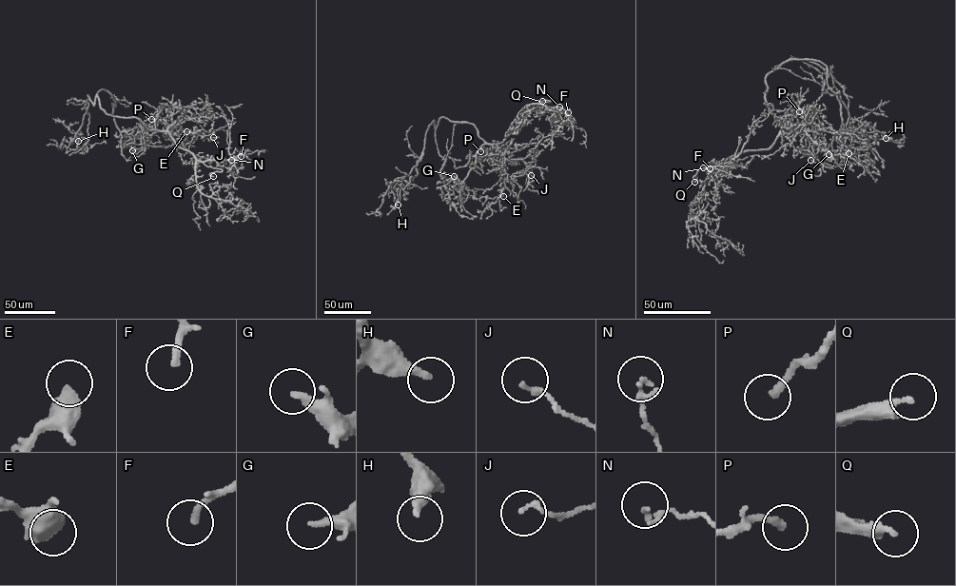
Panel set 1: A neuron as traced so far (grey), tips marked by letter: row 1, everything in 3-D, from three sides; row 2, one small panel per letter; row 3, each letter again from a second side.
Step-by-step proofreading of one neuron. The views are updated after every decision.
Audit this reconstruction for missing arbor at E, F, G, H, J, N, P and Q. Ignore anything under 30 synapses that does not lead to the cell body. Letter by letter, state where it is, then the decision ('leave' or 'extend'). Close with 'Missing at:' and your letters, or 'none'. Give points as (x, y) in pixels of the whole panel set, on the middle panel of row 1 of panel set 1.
E: at (503, 196); leave
F: at (568, 112); extend
G: at (454, 176); extend
H: at (398, 205); leave
J: at (531, 175); leave
N: at (559, 107); leave
P: at (480, 151); extend
Q: at (542, 101); extend
Missing at: F, G, P, Q

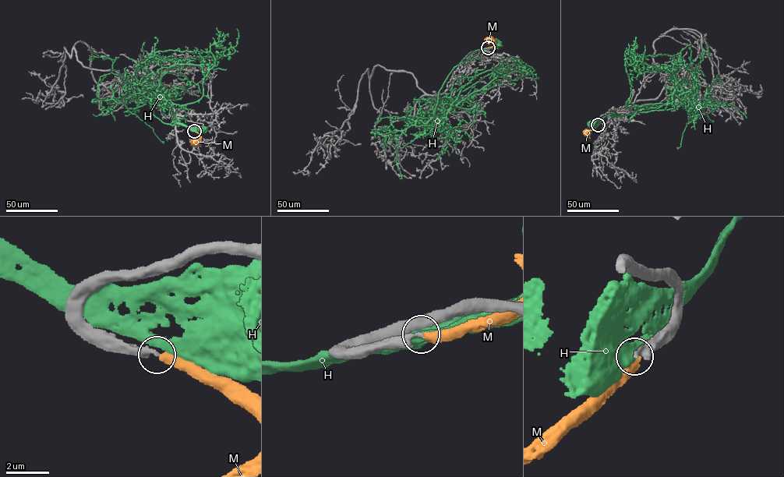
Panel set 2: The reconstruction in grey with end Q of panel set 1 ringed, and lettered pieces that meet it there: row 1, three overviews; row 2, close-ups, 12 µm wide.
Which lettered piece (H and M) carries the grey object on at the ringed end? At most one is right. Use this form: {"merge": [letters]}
{"merge": ["M"]}

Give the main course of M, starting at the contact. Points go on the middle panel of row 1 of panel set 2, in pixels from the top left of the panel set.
M: (488, 48), (493, 45), (490, 39)

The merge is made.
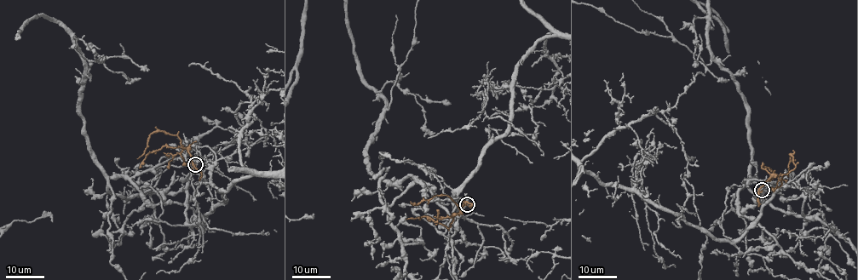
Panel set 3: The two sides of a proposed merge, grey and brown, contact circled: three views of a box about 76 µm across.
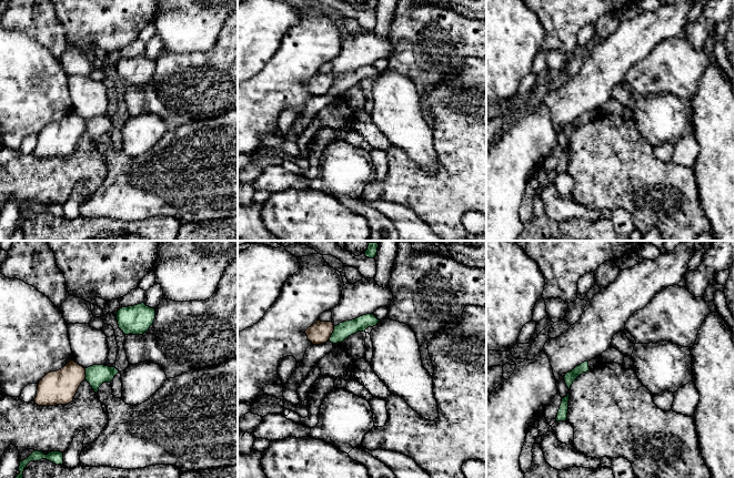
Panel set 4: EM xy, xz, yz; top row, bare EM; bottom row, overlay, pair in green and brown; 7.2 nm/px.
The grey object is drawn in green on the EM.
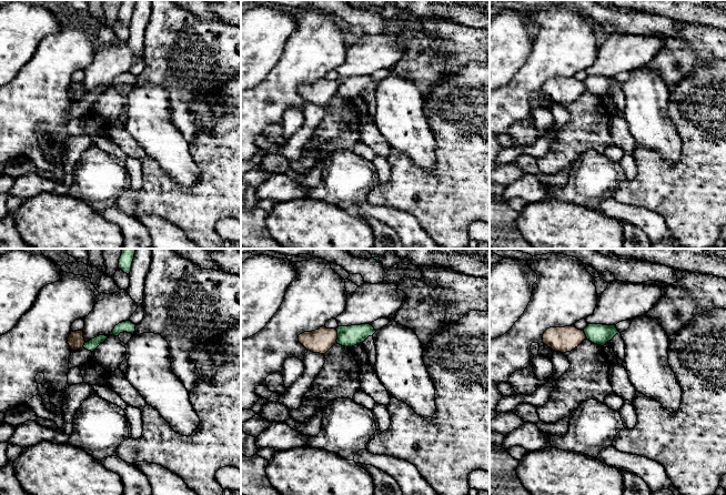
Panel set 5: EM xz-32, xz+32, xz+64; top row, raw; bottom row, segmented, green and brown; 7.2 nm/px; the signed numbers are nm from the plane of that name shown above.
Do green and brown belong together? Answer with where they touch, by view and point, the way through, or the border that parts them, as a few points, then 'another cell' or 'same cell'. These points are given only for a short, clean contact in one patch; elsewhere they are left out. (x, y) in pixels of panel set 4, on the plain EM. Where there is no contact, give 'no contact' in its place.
contact xz (332, 84); border xz (334, 78), (328, 91); another cell

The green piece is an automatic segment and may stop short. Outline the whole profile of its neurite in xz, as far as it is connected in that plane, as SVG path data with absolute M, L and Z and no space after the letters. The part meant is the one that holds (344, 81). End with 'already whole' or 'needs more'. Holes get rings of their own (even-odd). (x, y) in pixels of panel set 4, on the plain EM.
M366 65L355 71L340 74L334 78L334 82L329 92L333 95L342 94L349 88L358 83L365 83L368 79L373 79L379 73L380 71L377 71L373 65Z; already whole

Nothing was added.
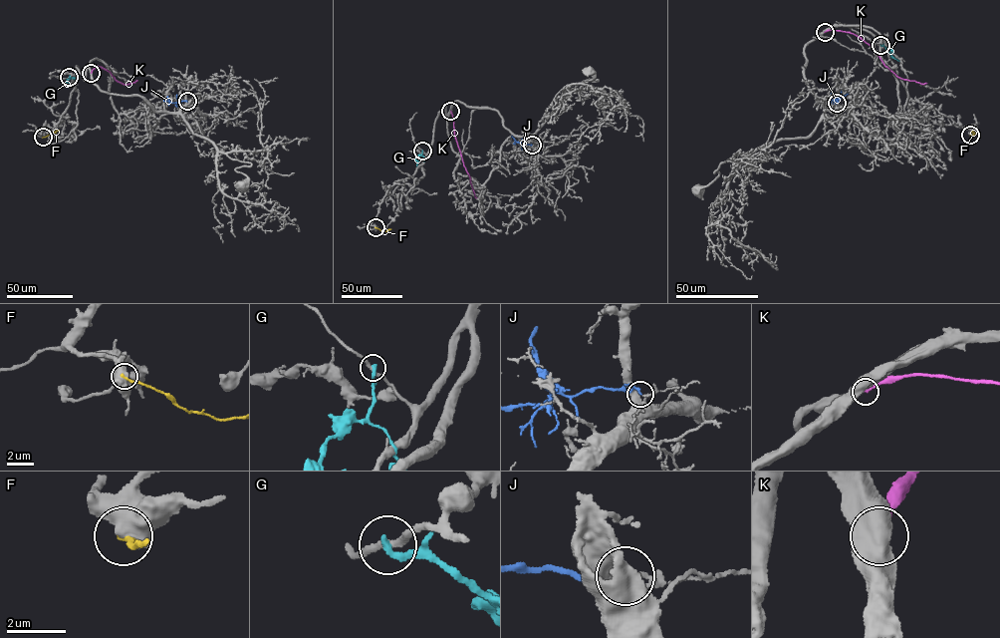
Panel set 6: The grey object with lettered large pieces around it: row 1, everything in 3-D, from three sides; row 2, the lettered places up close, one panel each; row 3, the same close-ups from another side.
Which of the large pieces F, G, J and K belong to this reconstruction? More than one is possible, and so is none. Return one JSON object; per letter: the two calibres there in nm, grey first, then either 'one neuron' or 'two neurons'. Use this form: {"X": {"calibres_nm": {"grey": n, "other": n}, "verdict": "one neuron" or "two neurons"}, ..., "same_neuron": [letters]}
{"F": {"calibres_nm": {"grey": 850, "other": 190}, "verdict": "two neurons"}, "G": {"calibres_nm": {"grey": 220, "other": 280}, "verdict": "two neurons"}, "J": {"calibres_nm": {"grey": 180, "other": 120}, "verdict": "two neurons"}, "K": {"calibres_nm": {"grey": 750, "other": 150}, "verdict": "two neurons"}, "same_neuron": []}

